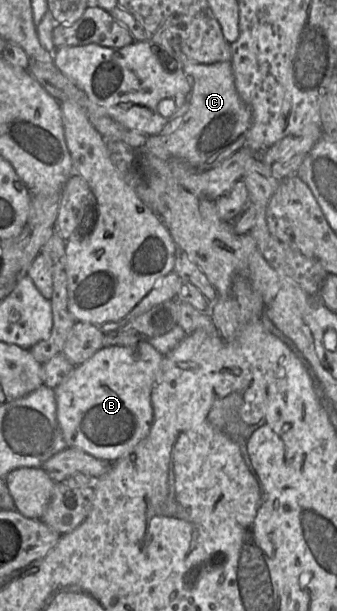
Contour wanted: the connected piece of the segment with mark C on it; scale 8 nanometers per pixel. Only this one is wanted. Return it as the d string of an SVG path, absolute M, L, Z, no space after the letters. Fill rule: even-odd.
M229 61L184 63L182 68L190 80L188 108L180 118L166 123L160 133L149 135L144 150L161 159L180 159L197 170L210 169L246 144L251 111L236 90Z

